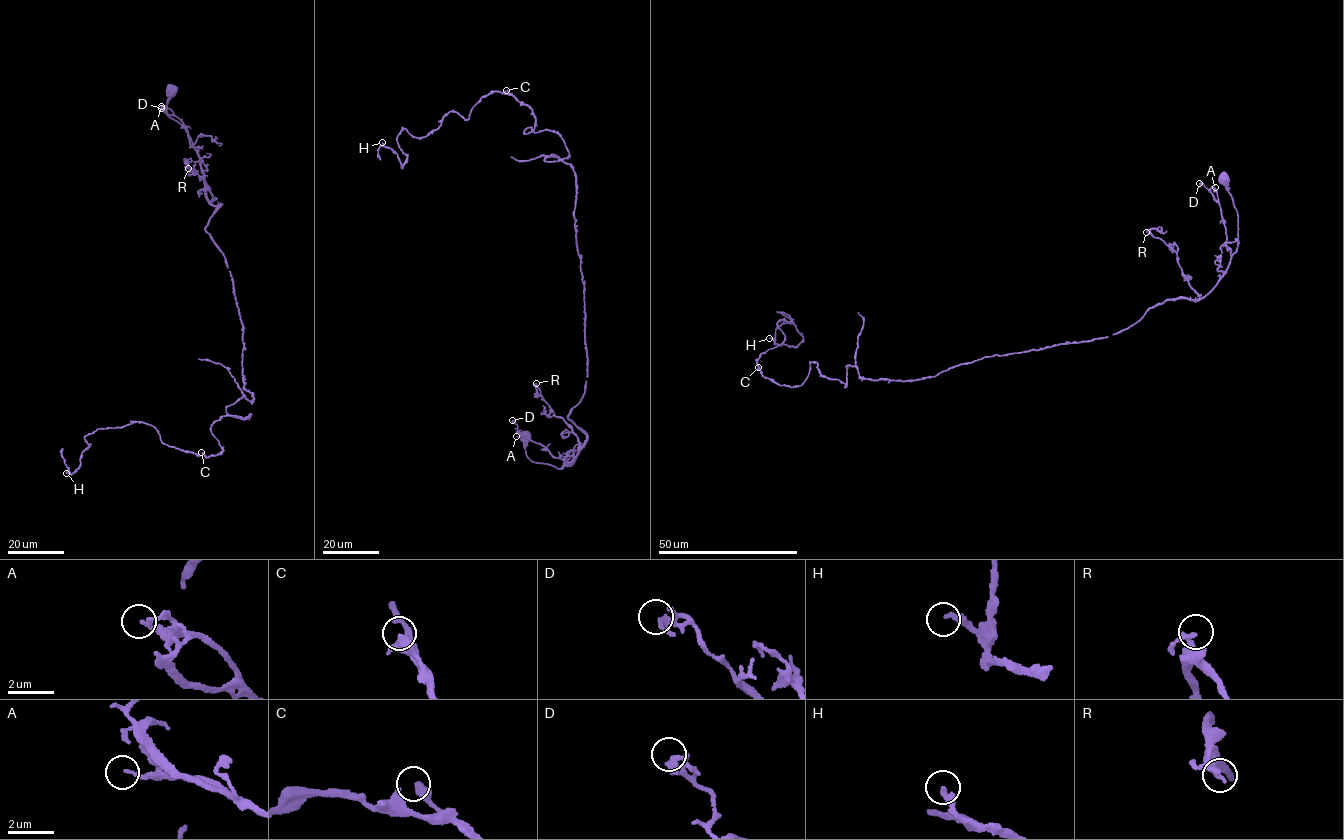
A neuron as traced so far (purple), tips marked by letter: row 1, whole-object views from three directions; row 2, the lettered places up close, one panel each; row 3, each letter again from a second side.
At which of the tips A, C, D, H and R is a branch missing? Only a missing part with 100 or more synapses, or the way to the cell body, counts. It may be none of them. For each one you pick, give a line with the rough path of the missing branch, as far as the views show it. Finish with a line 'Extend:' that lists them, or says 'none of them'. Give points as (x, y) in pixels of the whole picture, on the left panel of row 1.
Extend: none of them

